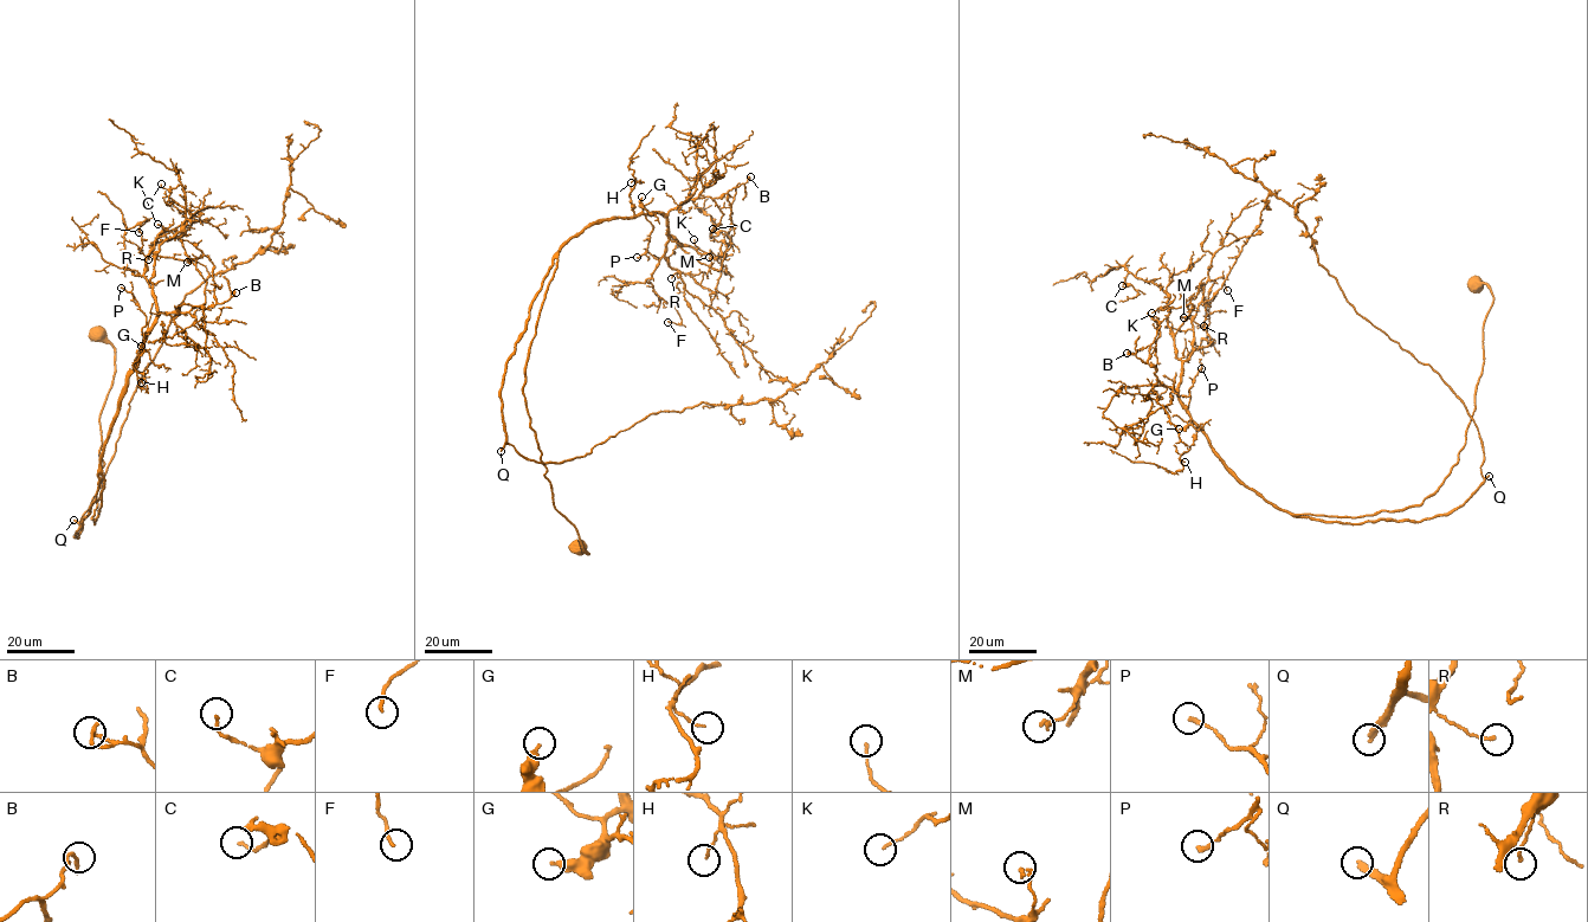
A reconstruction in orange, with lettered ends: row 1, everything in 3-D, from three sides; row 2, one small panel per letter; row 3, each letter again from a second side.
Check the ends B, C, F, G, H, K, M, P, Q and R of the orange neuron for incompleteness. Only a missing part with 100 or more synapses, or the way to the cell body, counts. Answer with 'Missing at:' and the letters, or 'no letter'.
Missing at: Q

